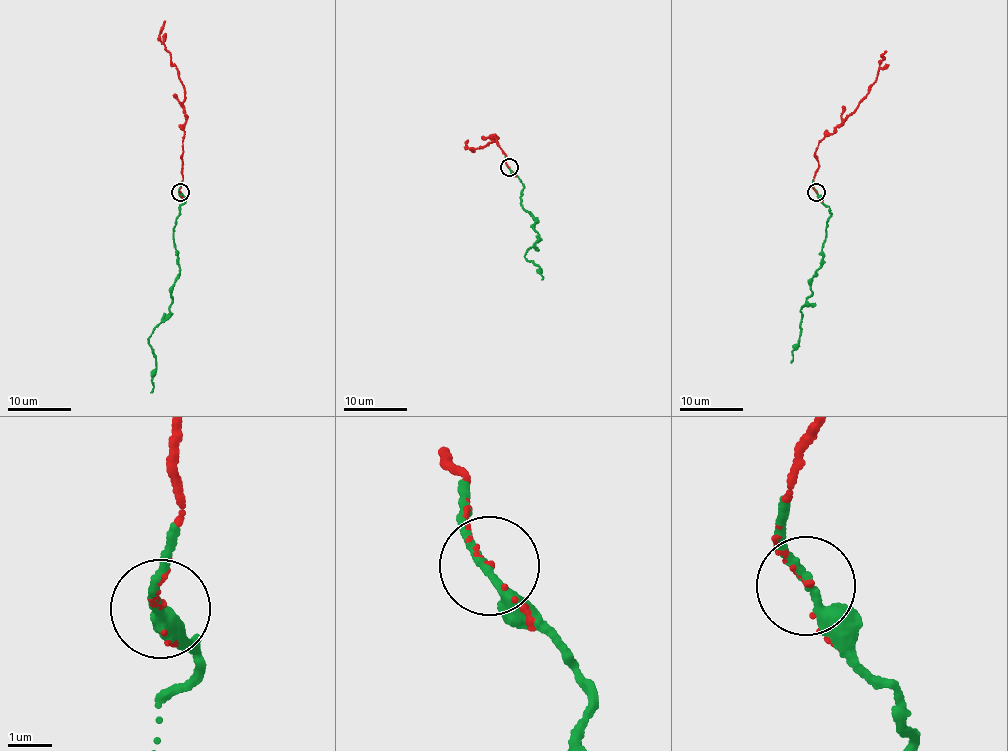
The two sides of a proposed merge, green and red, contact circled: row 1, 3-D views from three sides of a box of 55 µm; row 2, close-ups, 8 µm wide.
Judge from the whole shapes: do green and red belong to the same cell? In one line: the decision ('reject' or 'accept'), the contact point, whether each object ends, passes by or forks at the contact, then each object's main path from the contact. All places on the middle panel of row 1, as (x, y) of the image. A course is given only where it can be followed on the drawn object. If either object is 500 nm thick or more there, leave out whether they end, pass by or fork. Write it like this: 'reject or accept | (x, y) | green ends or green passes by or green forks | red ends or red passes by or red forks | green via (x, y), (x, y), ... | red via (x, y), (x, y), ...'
accept | (509, 167) | green passes by | red ends | green via (509, 168), (524, 187), (521, 204), (537, 218), (534, 228), (539, 236), (525, 258), (542, 272), (542, 279) | red via (509, 168), (494, 135), (497, 136), (493, 141), (467, 149), (465, 143), (467, 140)

